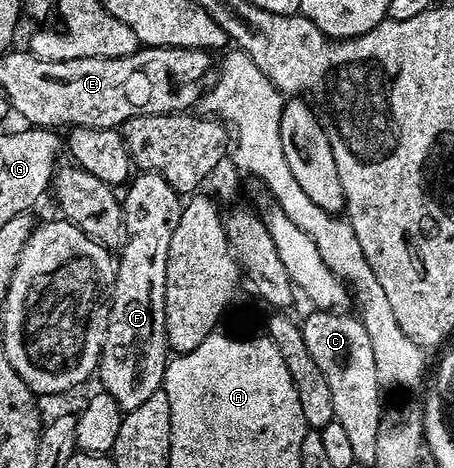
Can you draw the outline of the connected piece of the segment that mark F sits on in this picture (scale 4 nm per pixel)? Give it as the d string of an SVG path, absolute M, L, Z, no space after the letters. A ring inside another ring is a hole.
M143 171L135 175L131 182L127 185L126 194L122 196L122 215L124 216L126 241L122 244L118 259L116 262L115 279L113 286L113 300L110 301L109 310L109 326L108 332L105 333L105 342L102 345L101 360L98 362L98 369L96 371L97 377L103 384L101 386L105 393L108 393L116 400L119 407L124 412L132 411L136 407L144 404L152 396L153 392L161 389L165 383L166 364L170 359L170 349L167 344L166 334L166 286L167 286L167 262L168 262L168 249L172 242L172 232L176 230L176 225L179 224L180 216L182 215L183 203L179 194L165 181L163 175L159 172Z

